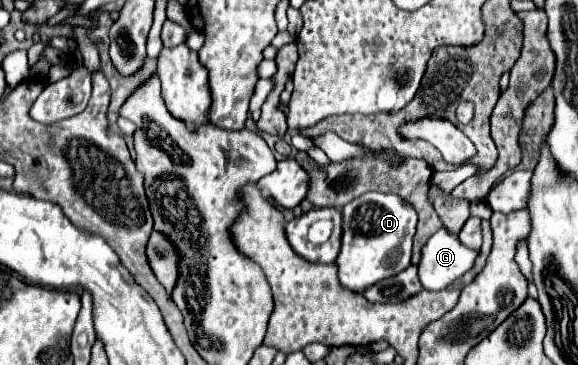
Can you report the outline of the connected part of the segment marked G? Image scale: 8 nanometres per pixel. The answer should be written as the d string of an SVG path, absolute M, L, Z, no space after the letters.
M439 229L423 247L419 279L425 289L441 291L465 275L475 263L477 251L465 247L457 235Z

